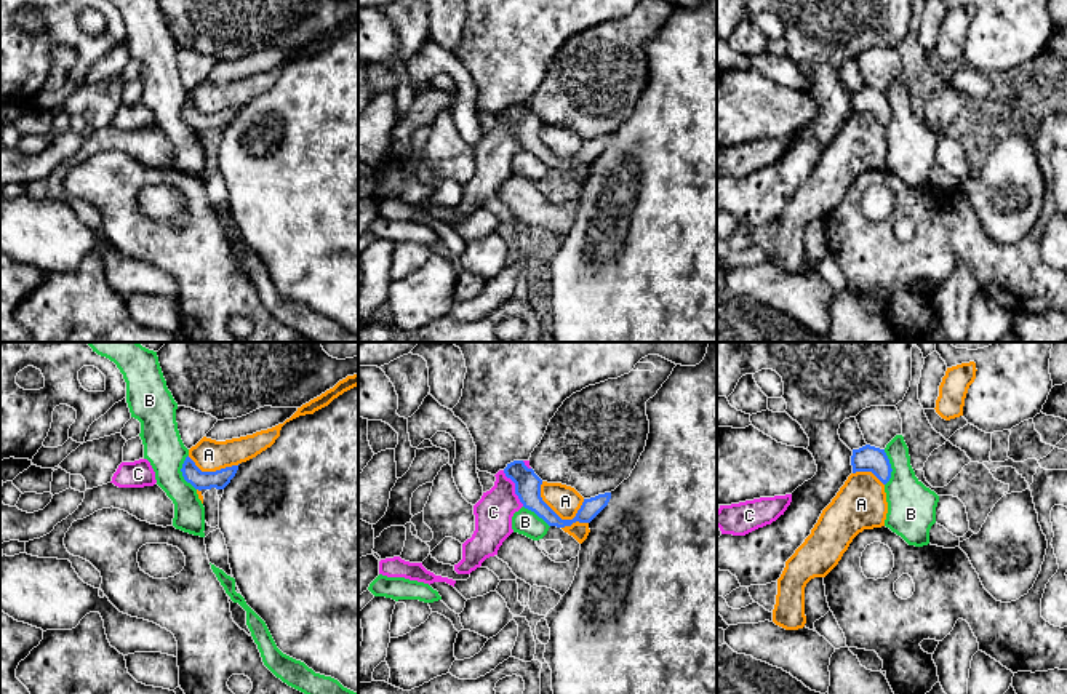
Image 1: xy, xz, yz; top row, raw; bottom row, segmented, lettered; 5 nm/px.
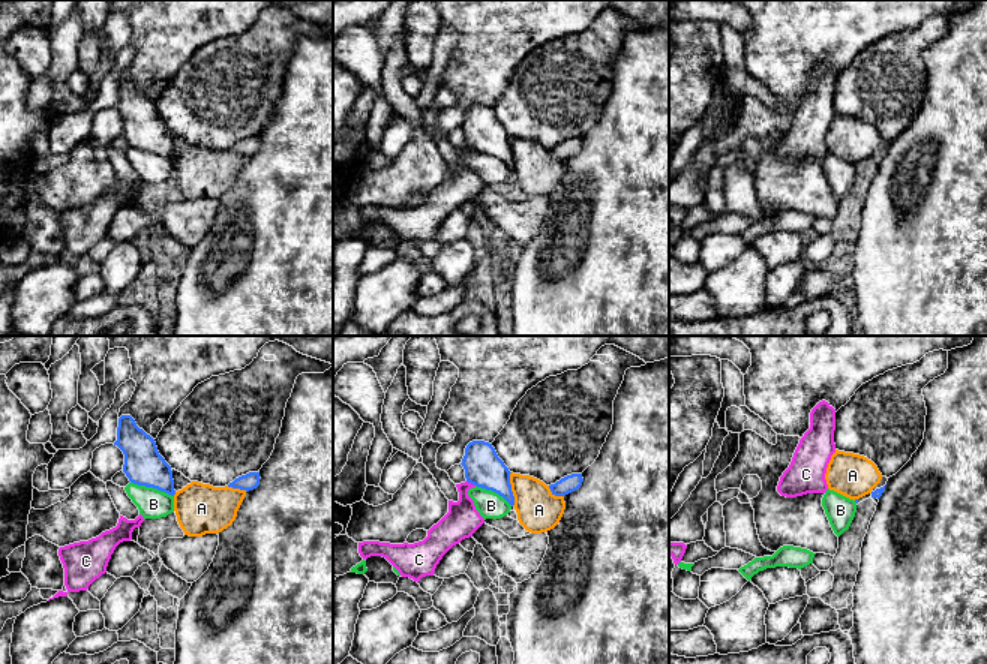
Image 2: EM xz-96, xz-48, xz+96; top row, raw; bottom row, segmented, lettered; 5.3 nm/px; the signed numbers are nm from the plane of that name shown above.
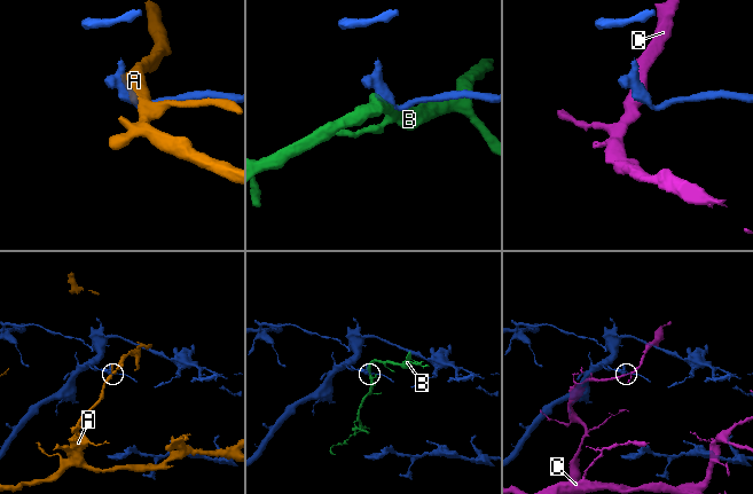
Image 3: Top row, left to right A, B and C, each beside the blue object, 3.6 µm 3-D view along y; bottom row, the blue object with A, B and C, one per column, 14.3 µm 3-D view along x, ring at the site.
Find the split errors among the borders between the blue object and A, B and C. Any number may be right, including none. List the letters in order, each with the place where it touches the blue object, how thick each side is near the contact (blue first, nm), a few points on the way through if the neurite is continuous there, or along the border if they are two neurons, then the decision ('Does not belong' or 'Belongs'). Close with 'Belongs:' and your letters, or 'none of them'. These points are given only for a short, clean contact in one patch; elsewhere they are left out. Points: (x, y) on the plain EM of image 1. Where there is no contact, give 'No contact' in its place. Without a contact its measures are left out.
A: Touches blue at xz (555, 155). Thickness 130 nm (blue) against 160 nm. Does not belong
B: Touches blue at xy (181, 112). Thickness 100 nm (blue) against 200 nm. Boundary: xy (187, 96), (181, 117), (195, 131). Does not belong
C: Touches blue at xz (515, 130). Thickness 130 nm (blue) against 190 nm. Boundary: xz (503, 112), (514, 125), (514, 135), (523, 147). Does not belong
Belongs: none of them

